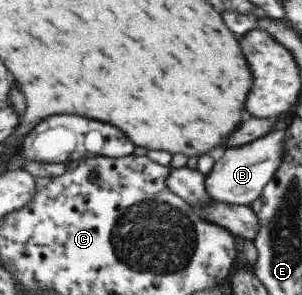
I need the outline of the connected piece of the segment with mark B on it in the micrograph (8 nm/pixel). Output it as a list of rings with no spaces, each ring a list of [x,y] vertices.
[[[284,129],[274,130],[248,143],[223,150],[220,159],[213,161],[210,173],[204,175],[206,192],[211,199],[222,203],[249,206],[260,197],[262,188],[280,166],[284,151]]]

